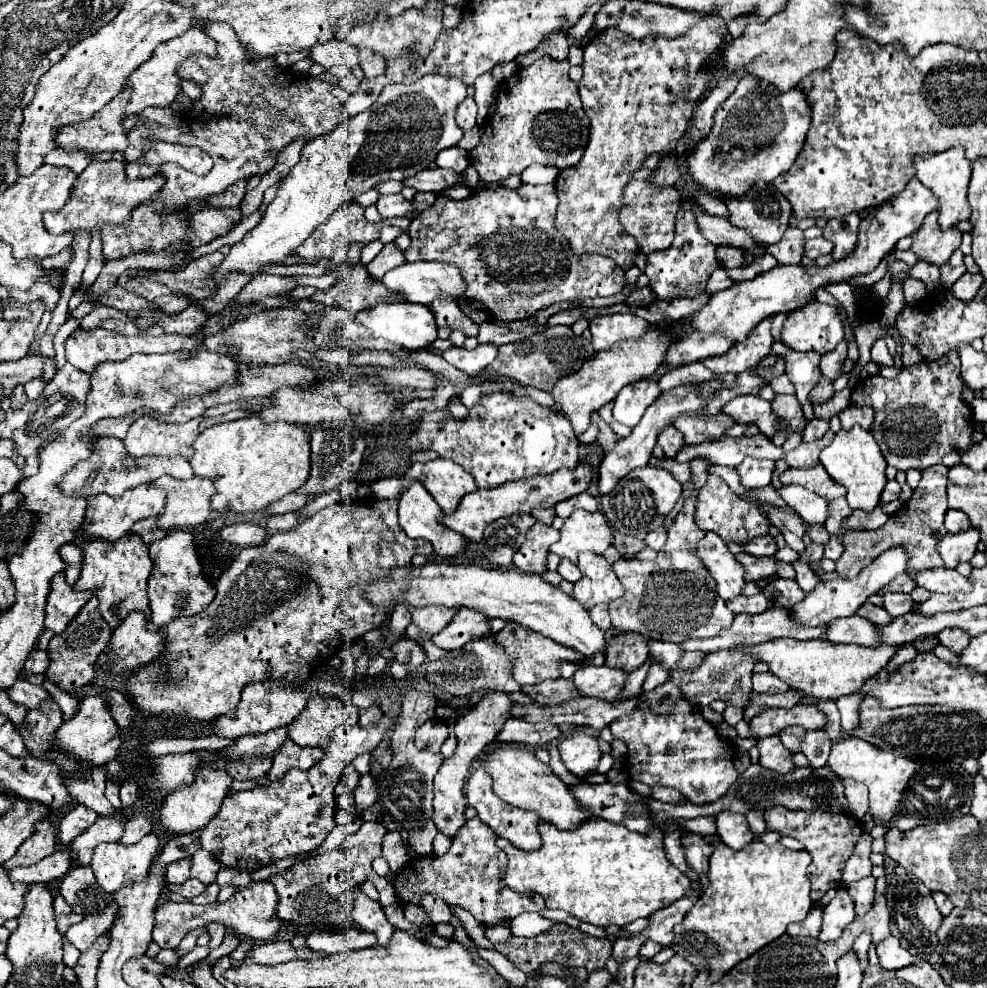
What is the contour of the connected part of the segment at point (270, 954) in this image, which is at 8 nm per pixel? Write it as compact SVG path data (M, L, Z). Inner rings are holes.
M273 940L273 942L265 942L265 944L257 944L245 964L283 964L283 962L291 962L291 960L313 960L313 958L325 958L327 954L321 952L313 952L307 946L303 948L293 948L291 942L281 942L281 940Z

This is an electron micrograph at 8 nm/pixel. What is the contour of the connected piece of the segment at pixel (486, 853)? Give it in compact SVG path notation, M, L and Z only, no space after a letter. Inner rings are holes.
M479 818L467 820L467 826L461 828L445 856L437 858L431 854L407 862L403 872L393 882L397 898L401 902L419 904L421 896L439 894L447 904L461 906L473 916L483 916L481 924L487 926L499 924L501 918L515 918L521 912L541 912L545 908L545 900L539 894L523 896L501 882L507 866L507 854L495 846L495 840L497 834L493 834L493 830Z

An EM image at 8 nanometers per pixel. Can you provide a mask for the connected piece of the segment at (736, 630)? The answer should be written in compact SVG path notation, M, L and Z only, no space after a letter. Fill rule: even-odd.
M767 608L763 614L735 614L733 618L733 624L727 628L727 630L721 630L721 634L717 634L717 638L705 638L705 640L685 640L681 642L679 646L681 648L687 648L687 650L703 650L703 652L715 652L715 650L733 650L737 648L737 644L761 644L761 640L773 640L773 638L797 638L797 640L813 640L813 638L823 638L825 634L825 626L821 628L801 628L801 626L795 626L791 620L789 620L789 612L785 608ZM705 642L709 642L709 646L705 646Z

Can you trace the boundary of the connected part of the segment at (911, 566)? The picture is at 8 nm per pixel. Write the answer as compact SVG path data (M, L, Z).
M945 466L925 470L913 496L901 506L901 510L897 514L891 516L891 520L887 520L877 530L853 530L853 532L845 534L845 552L835 562L835 572L841 578L855 578L865 566L871 564L871 560L875 560L885 550L897 548L897 546L903 548L909 556L905 572L911 576L911 580L915 580L915 574L919 574L921 570L945 568L945 562L943 562L941 554L937 552L939 540L947 534L947 530L943 526L943 518L947 512L945 486L947 486L947 468Z

